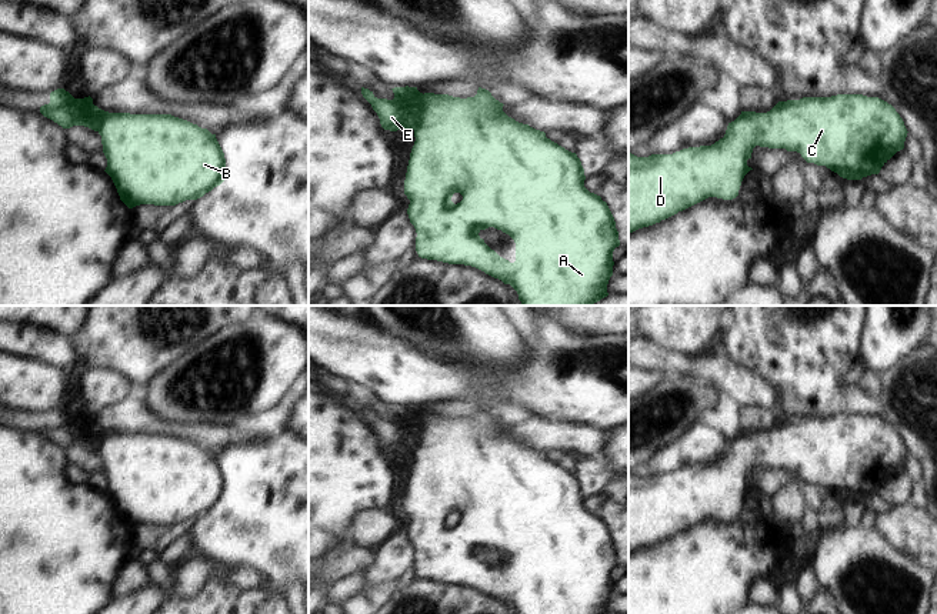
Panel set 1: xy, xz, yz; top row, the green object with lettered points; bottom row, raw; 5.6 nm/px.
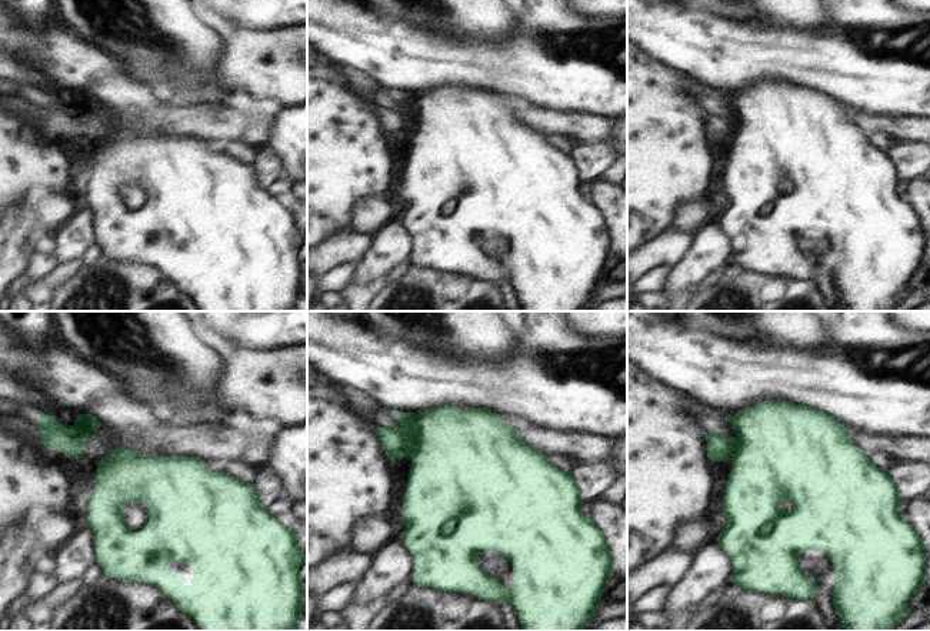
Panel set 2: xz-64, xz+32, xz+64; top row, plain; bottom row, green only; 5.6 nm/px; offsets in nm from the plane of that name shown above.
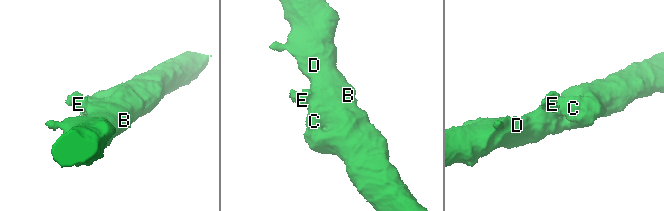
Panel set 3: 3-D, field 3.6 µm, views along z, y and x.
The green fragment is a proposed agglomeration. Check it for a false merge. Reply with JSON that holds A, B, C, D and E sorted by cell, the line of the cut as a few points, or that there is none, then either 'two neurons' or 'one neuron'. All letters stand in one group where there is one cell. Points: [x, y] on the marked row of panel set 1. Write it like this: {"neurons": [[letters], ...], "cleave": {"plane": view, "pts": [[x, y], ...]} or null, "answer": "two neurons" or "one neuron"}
{"neurons": [["A", "B", "C", "D"], ["E"]], "cleave": {"plane": "xz", "pts": [[423, 94], [424, 113], [414, 130]]}, "answer": "two neurons"}

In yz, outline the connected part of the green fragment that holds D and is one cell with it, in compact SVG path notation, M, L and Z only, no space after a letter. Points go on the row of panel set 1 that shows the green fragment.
M837 94L831 97L803 97L800 100L778 101L770 111L753 116L740 114L728 123L723 139L711 146L688 147L673 154L651 154L637 157L628 154L628 234L660 223L708 197L733 200L744 176L753 170L747 166L756 146L797 151L807 163L826 166L847 180L878 174L881 167L904 149L907 129L896 109L878 97L863 94Z

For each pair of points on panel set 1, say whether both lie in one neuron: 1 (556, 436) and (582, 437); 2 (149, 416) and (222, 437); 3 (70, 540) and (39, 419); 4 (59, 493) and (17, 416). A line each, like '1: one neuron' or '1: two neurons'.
1: one neuron
2: one neuron
3: two neurons
4: two neurons

